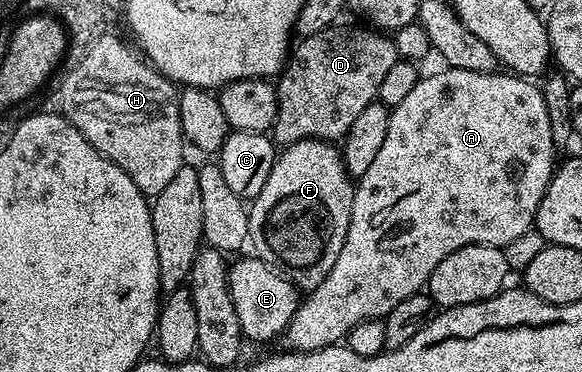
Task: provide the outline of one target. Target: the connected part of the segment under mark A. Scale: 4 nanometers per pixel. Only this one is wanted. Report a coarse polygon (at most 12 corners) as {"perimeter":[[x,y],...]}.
{"perimeter":[[420,76],[287,324],[340,344],[445,255],[534,226],[540,86]]}

